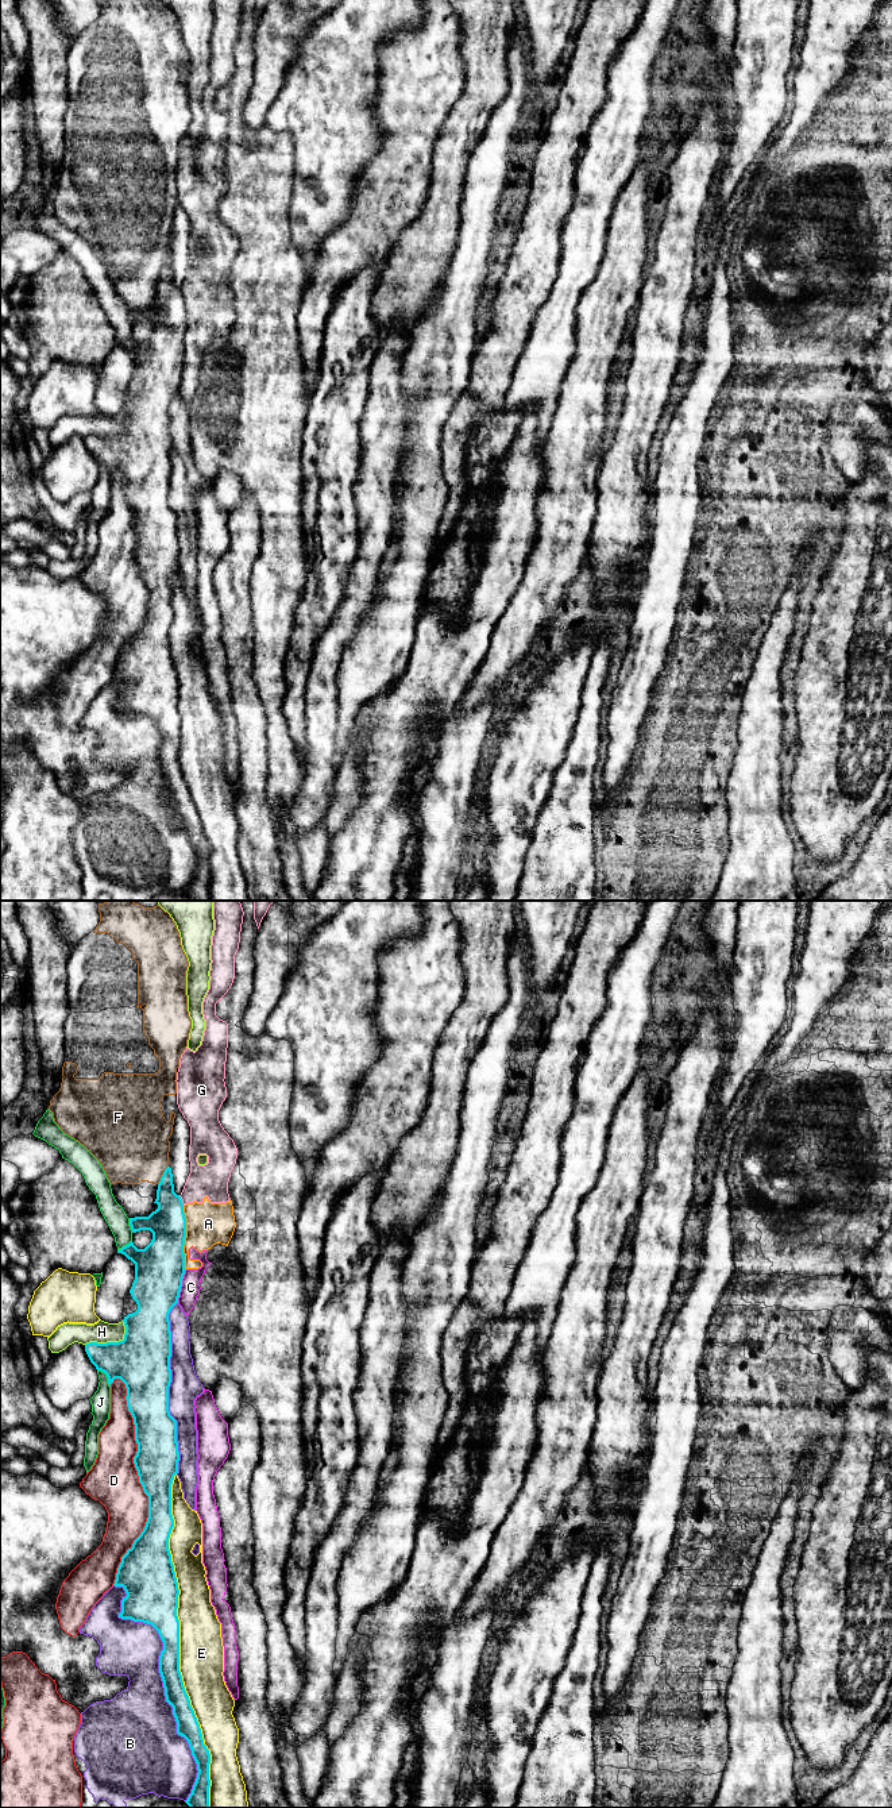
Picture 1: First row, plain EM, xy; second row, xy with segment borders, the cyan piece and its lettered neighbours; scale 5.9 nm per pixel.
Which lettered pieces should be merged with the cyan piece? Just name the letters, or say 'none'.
none

